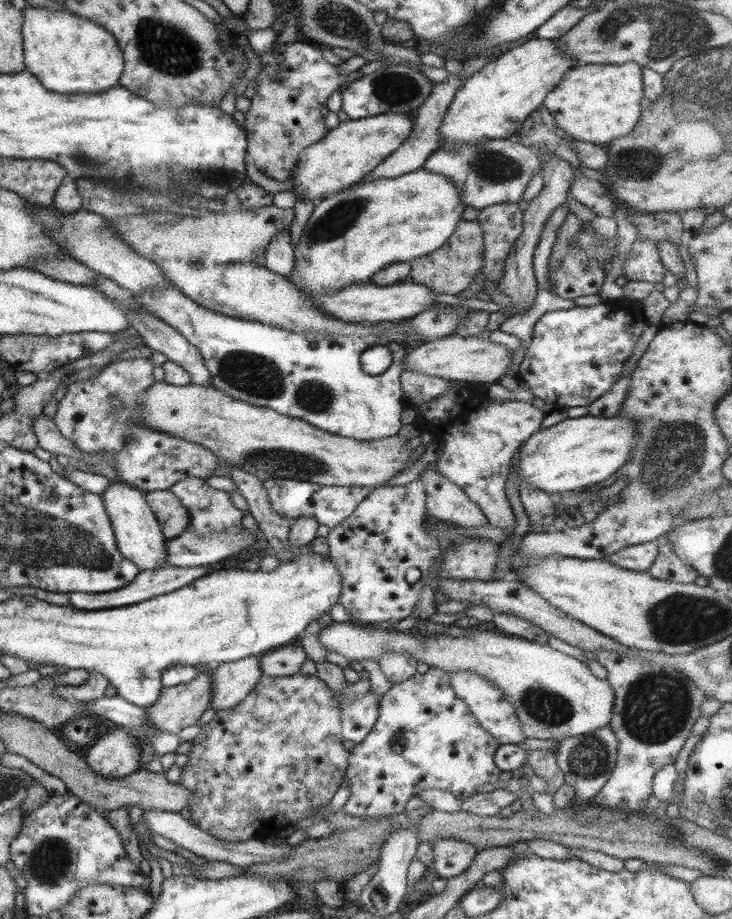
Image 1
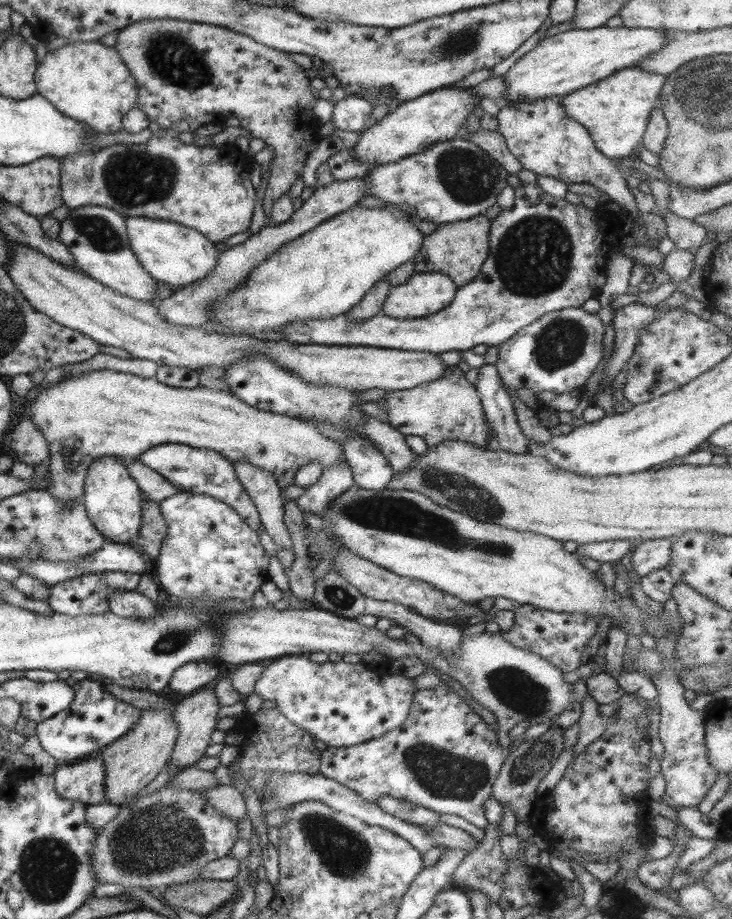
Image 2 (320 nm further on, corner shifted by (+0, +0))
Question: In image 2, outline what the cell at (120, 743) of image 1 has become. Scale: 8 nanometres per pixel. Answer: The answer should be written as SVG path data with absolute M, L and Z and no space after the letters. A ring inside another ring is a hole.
M83 759L77 764L54 768L52 773L55 794L64 800L73 800L83 805L103 802L104 770L101 759Z

